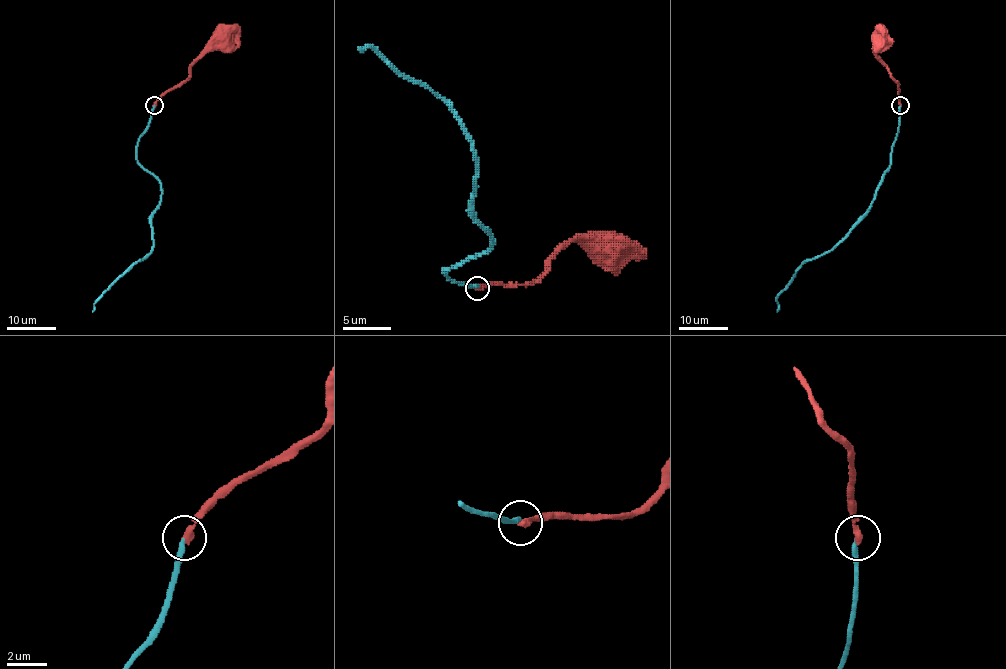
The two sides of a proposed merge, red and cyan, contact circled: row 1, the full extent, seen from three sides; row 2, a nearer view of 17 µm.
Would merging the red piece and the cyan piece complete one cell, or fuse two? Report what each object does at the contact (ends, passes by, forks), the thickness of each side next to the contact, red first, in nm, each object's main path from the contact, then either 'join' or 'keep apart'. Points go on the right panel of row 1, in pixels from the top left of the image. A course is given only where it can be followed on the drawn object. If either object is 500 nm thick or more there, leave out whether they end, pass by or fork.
red ends | cyan ends | 360/240 nm | red via (900, 105), (899, 84), (875, 55), (875, 46), (880, 40) | cyan via (900, 105), (891, 160), (871, 206), (831, 249), (807, 259), (798, 269), (777, 297), (777, 312) | keep apart

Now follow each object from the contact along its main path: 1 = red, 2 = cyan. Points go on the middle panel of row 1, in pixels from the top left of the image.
1: (478, 287), (531, 285), (545, 270), (548, 263), (576, 239), (593, 239), (608, 249)
2: (478, 287), (464, 285), (444, 273), (492, 244), (473, 213), (476, 153), (459, 117), (372, 47), (358, 47)

